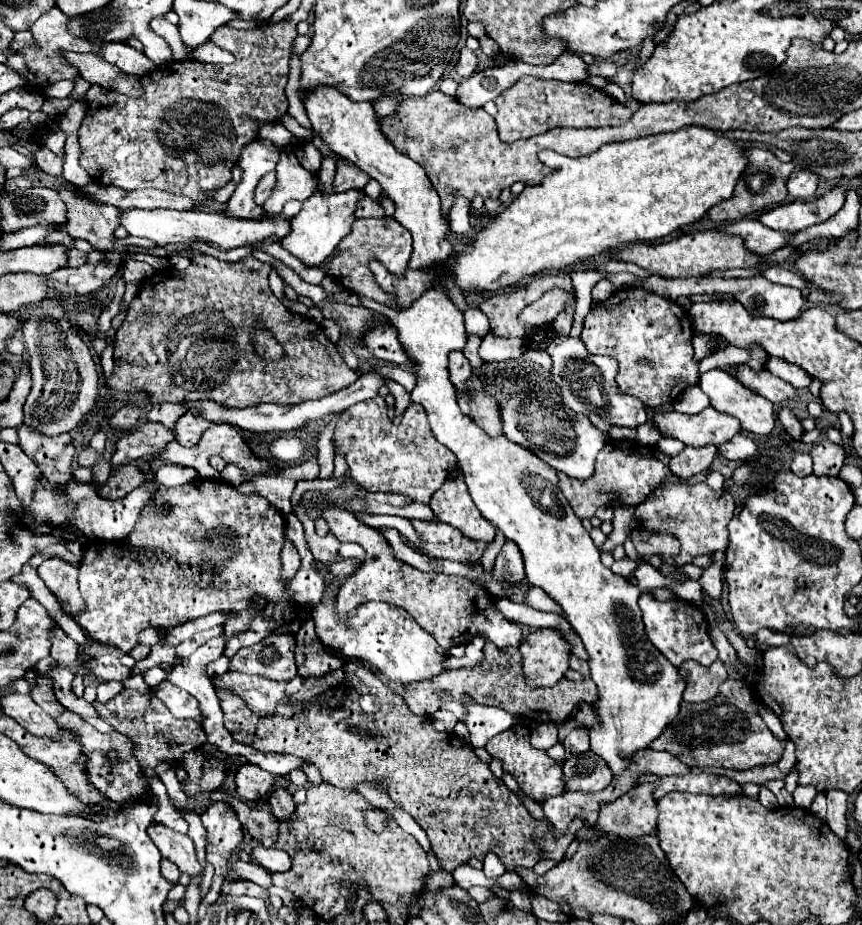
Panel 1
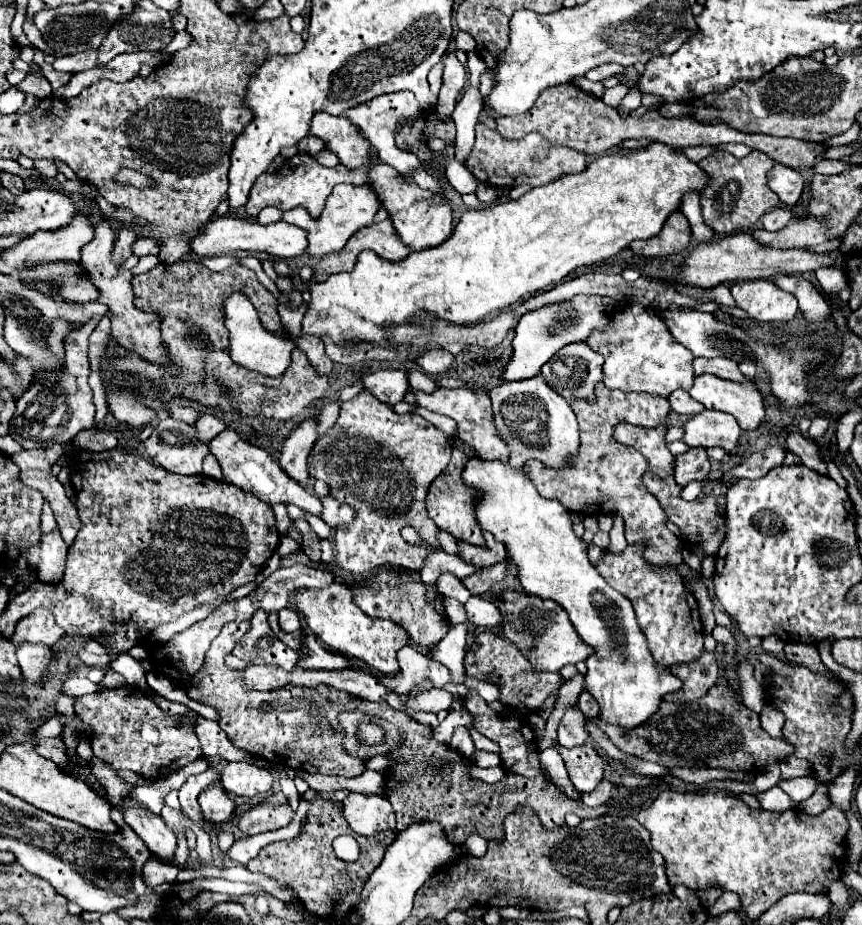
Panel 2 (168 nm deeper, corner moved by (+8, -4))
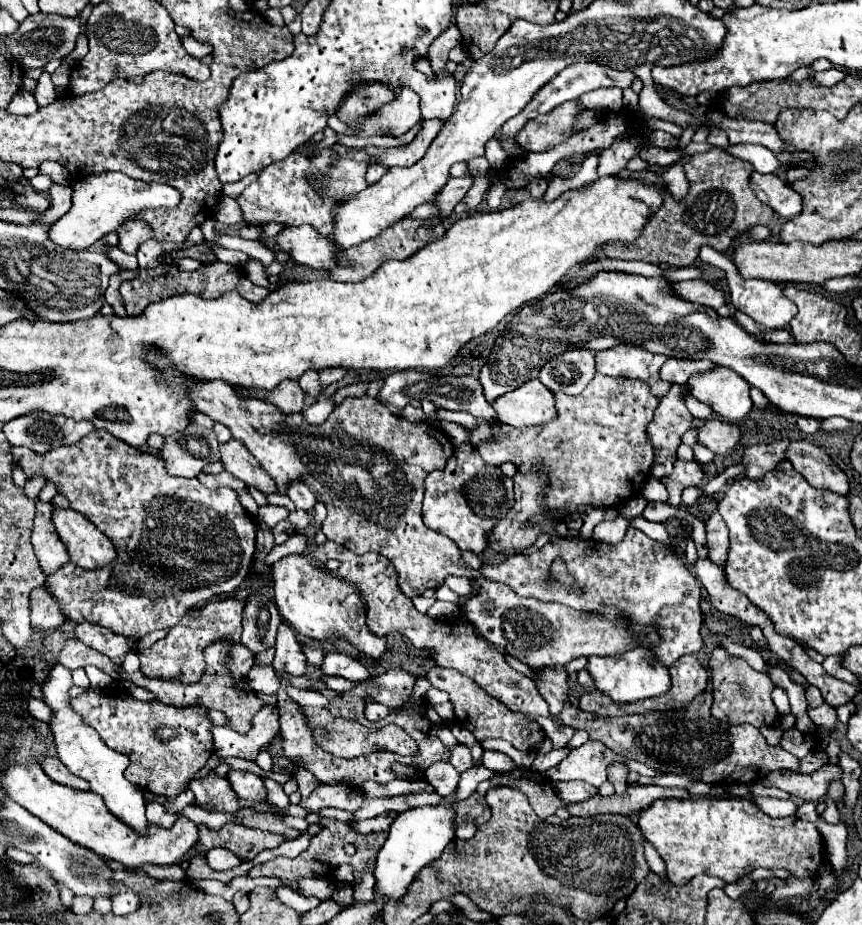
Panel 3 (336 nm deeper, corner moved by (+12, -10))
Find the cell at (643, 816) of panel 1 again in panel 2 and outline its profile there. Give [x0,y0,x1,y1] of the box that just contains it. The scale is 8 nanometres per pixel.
[539,749,581,801]

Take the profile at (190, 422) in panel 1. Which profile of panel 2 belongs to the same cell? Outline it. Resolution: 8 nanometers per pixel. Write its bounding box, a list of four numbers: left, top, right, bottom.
[193,413,227,443]

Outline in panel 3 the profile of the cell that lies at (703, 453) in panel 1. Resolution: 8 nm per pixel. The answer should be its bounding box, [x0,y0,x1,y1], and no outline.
[661,461,703,507]

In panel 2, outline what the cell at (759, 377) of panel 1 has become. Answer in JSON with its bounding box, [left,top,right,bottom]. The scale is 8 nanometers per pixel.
[693,357,753,383]

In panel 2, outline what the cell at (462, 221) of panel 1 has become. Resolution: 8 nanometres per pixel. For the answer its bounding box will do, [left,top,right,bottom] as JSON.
[345,91,445,197]

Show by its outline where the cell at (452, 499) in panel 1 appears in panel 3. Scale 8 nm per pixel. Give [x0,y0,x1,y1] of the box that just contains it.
[423,447,513,553]

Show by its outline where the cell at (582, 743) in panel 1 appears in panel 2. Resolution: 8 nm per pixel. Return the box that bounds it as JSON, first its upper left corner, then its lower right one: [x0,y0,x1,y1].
[557,709,589,749]

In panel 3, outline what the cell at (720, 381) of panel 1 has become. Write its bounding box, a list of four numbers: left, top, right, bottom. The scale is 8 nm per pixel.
[687,365,753,421]

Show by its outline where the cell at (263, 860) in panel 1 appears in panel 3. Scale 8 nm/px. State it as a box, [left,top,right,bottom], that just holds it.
[205,849,241,871]

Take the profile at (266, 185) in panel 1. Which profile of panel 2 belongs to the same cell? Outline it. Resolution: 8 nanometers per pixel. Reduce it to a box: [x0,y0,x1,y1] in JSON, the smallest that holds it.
[245,153,367,217]

